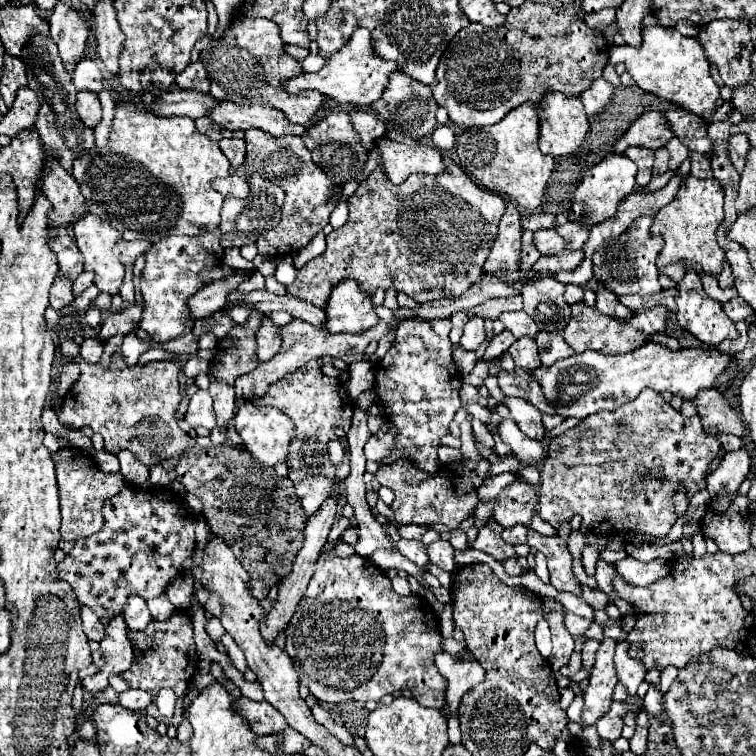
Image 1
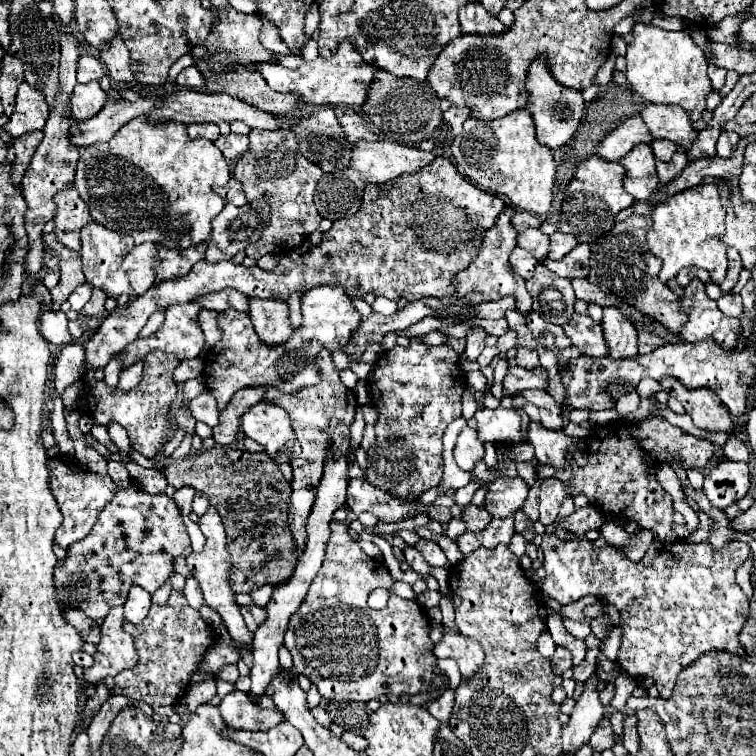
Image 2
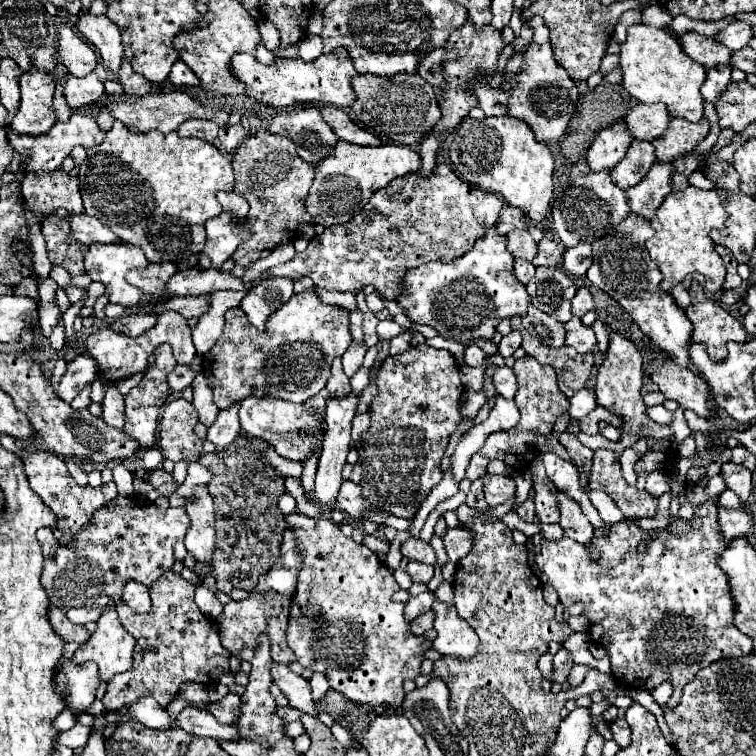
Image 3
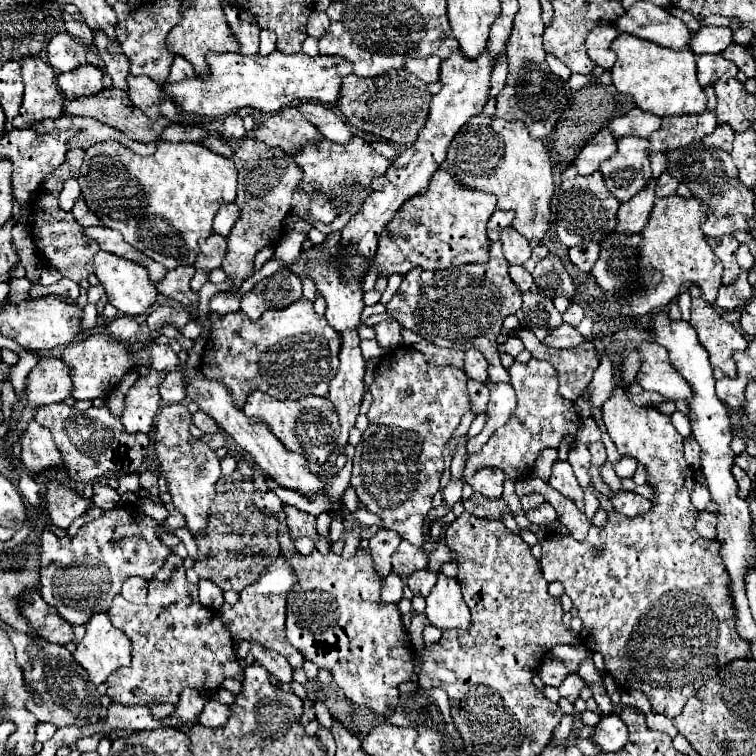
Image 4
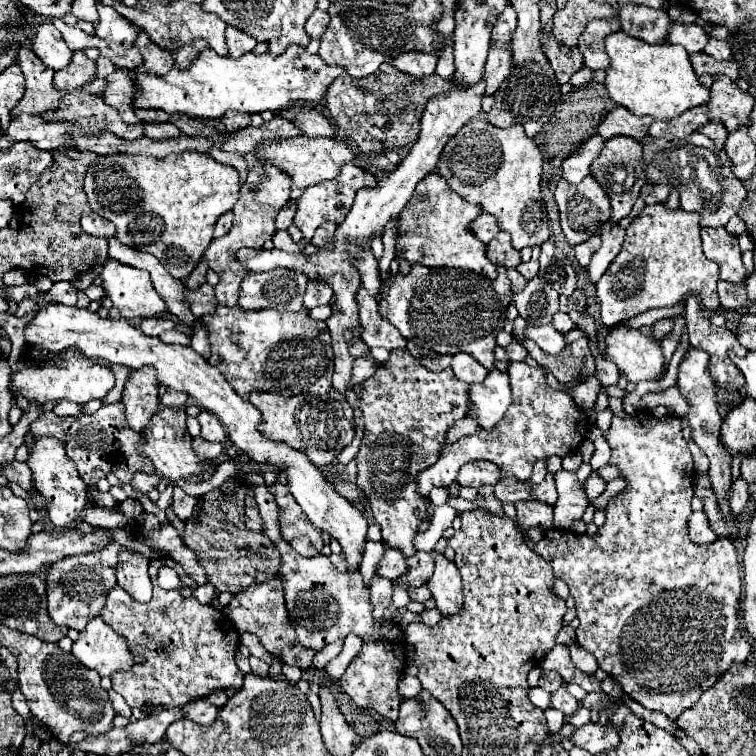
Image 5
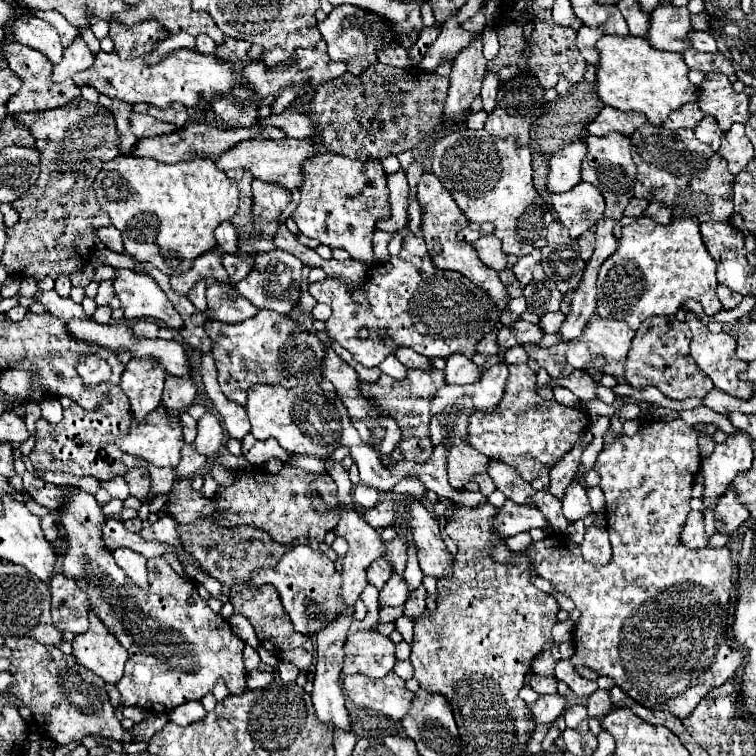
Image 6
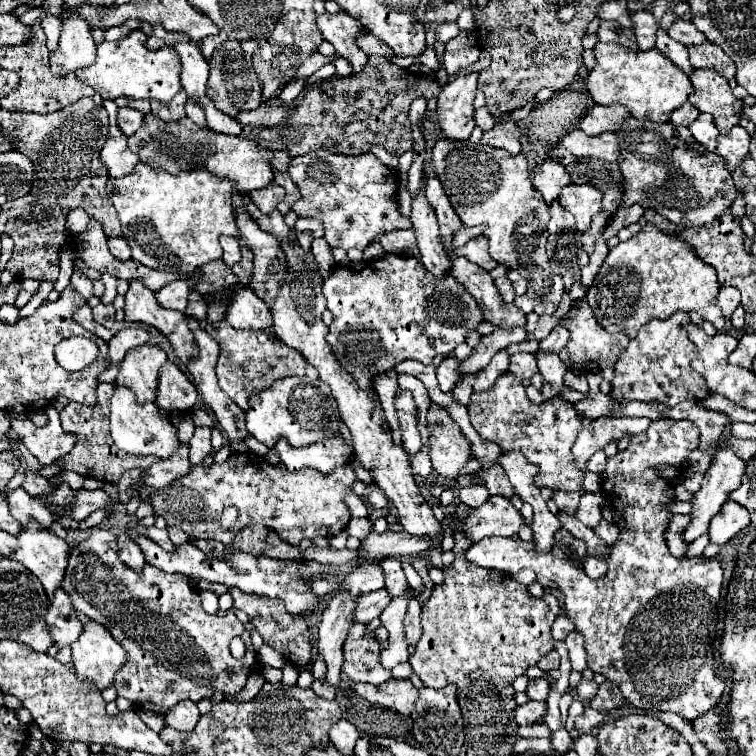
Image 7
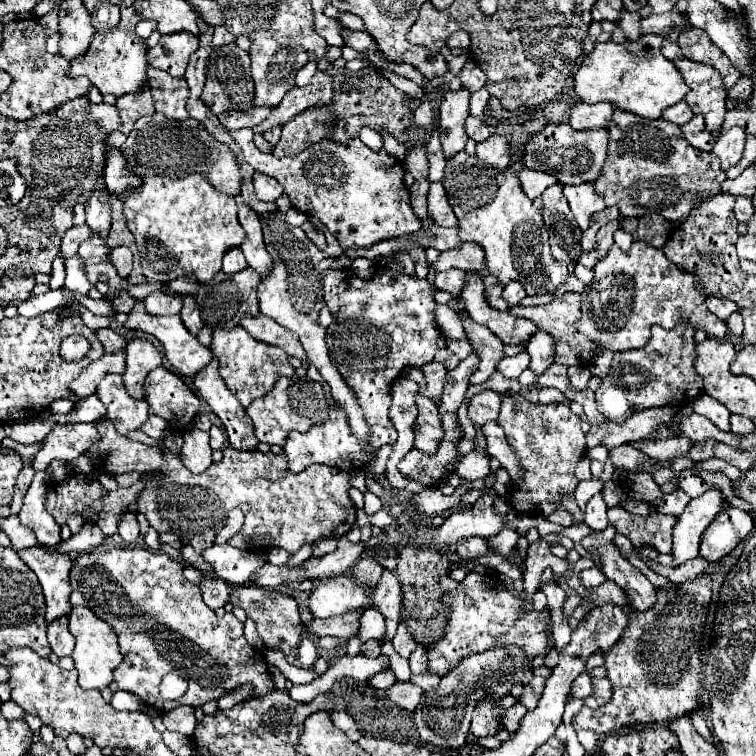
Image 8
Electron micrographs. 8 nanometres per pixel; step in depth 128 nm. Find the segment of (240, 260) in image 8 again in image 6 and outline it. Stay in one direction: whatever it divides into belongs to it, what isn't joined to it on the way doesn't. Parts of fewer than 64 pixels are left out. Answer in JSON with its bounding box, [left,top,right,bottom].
[216,220,236,254]

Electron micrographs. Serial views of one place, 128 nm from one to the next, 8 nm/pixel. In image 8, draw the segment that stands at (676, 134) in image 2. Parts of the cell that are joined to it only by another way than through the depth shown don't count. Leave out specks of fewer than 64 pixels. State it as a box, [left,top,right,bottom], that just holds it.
[570,102,614,130]

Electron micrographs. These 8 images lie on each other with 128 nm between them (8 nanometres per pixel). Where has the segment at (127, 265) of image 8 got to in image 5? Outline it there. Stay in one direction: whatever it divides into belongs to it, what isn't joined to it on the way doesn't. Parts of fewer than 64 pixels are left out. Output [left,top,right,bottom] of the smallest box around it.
[80,214,114,238]

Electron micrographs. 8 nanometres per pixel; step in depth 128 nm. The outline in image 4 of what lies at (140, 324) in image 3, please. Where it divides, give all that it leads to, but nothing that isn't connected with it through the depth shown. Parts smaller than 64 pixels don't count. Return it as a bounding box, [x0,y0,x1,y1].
[104,316,140,340]

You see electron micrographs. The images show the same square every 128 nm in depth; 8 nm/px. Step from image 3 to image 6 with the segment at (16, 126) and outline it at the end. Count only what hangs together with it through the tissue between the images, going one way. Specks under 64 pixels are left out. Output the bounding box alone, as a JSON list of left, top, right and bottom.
[4,42,80,116]

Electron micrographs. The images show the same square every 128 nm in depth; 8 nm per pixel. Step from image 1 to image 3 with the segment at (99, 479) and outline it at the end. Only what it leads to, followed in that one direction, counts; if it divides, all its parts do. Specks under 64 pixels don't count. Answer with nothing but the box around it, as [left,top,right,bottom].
[14,448,118,538]

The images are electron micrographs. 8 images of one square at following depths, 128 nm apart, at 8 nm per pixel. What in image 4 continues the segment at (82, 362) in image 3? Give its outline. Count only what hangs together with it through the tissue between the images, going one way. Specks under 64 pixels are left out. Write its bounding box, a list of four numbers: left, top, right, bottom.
[6,358,72,444]

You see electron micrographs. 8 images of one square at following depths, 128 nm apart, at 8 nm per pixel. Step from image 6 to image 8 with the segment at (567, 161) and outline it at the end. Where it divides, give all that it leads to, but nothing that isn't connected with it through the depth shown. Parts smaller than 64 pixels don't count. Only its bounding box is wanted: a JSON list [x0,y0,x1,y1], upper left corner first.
[520,168,558,198]

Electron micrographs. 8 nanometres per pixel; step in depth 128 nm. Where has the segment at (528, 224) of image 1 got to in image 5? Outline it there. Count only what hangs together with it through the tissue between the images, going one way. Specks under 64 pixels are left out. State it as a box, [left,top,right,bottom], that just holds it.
[472,214,500,244]

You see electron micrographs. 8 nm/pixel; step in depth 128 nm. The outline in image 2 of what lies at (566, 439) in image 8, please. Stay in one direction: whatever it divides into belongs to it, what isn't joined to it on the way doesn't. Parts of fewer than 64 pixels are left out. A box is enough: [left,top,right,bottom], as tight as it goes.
[456,346,540,470]

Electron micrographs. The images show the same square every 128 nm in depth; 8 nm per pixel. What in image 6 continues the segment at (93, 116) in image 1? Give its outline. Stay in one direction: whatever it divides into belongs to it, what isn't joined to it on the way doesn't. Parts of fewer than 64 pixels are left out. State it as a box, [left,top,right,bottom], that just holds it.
[52,36,94,82]

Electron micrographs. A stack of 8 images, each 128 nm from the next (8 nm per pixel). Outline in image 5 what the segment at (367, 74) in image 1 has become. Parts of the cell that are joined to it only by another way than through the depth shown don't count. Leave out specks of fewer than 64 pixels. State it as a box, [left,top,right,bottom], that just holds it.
[132,46,346,120]

